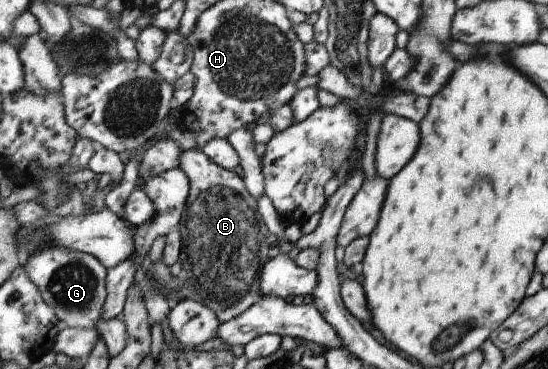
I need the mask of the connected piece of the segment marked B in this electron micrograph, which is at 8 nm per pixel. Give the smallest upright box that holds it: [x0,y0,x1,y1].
[178,147,271,324]

